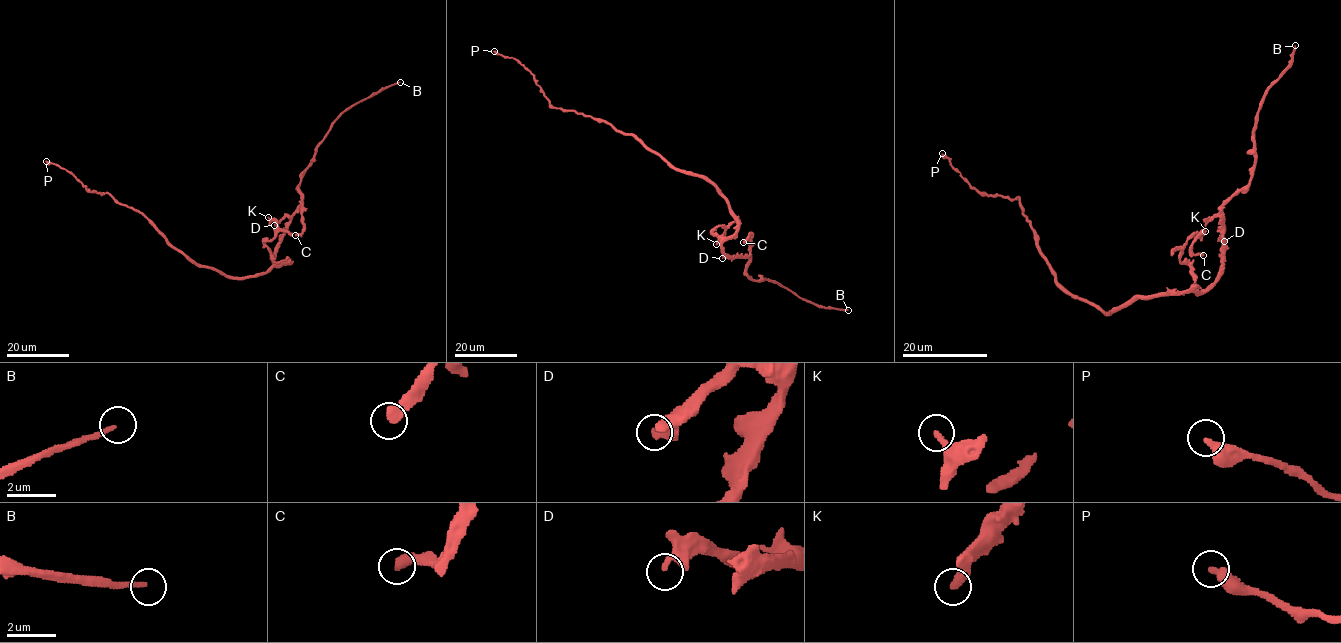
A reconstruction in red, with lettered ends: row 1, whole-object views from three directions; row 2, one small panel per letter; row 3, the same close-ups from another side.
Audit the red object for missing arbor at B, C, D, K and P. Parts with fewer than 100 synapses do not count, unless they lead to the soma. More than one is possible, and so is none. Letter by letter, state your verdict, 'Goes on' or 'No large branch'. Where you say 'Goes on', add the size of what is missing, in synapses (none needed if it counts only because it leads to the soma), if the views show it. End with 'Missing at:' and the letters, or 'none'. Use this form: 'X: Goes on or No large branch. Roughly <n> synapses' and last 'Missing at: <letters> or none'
B: Goes on. Roughly 190 synapses
C: No large branch
D: No large branch
K: No large branch
P: No large branch
Missing at: B

